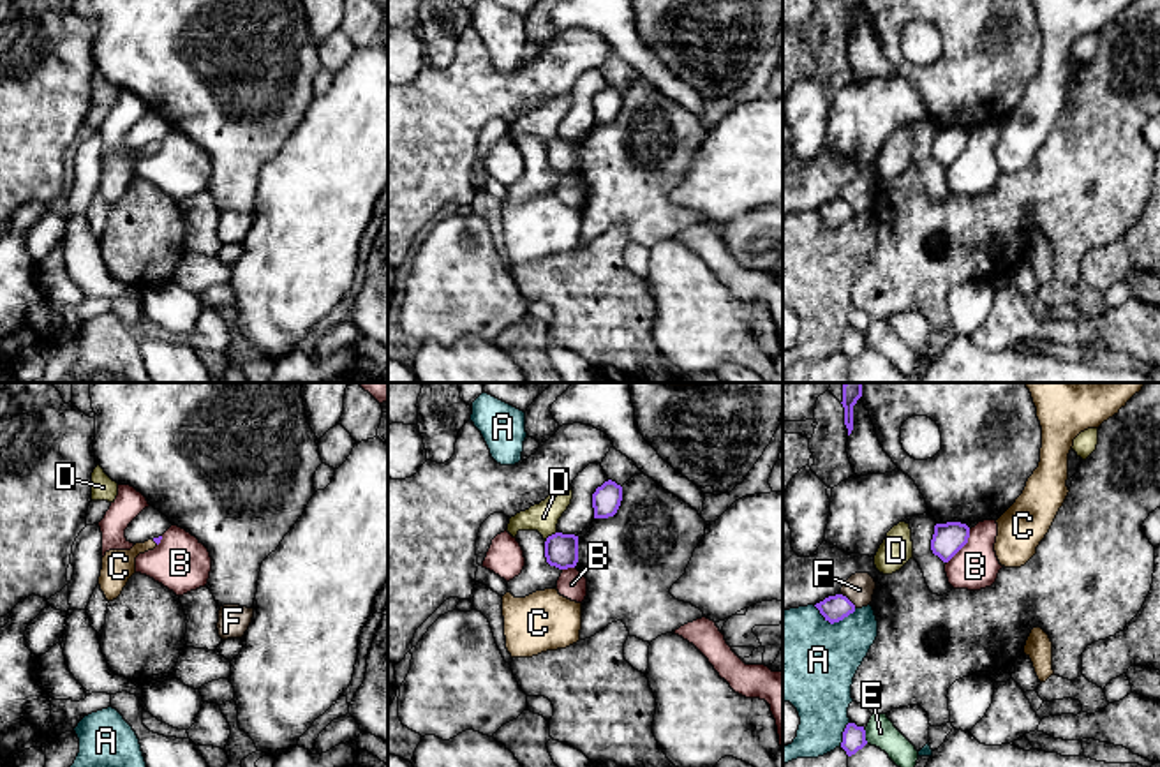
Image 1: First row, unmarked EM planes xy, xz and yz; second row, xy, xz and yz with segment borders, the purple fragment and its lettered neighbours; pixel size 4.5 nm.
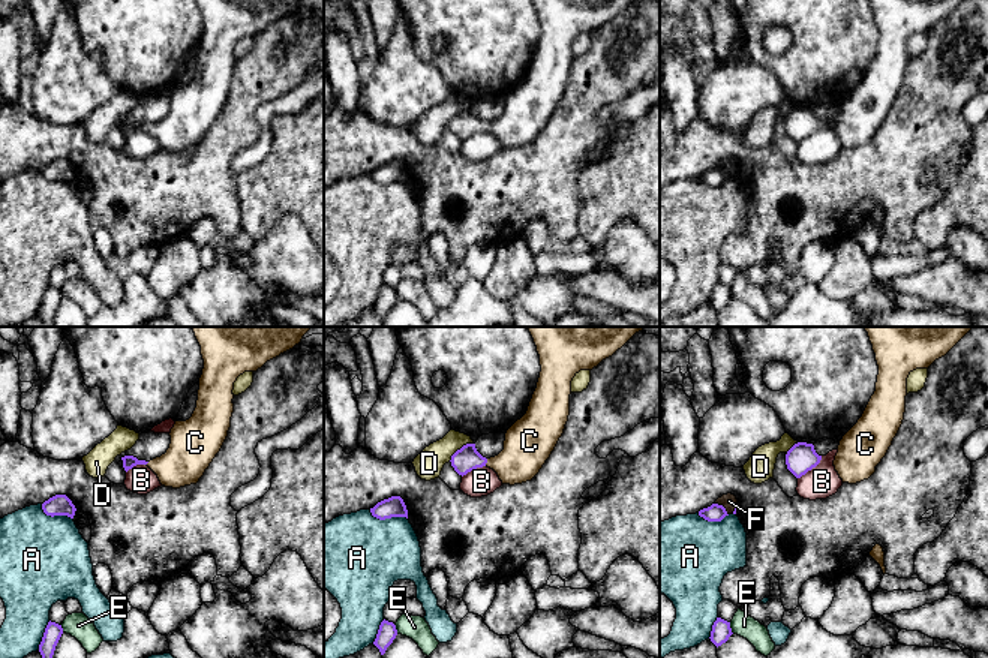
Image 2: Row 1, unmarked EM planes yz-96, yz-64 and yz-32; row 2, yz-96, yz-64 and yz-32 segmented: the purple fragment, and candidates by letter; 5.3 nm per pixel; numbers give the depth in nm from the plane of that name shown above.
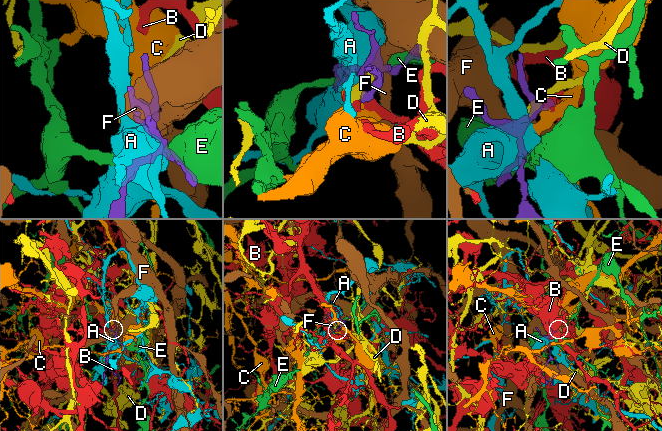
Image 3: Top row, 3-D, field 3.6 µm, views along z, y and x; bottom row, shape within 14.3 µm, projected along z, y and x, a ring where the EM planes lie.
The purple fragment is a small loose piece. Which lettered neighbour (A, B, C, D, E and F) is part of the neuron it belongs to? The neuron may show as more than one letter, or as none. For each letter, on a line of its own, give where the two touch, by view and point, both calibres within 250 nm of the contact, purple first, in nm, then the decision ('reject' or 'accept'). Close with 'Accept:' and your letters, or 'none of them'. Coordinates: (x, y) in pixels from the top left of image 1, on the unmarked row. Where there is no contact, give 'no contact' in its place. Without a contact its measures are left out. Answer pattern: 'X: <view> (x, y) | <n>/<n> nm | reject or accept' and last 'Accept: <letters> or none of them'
A: yz (834, 226) | 120/420 nm | reject
B: yz (963, 150) | 150/220 nm | reject
C: xy (156, 147) | 30/150 nm | accept
D: xz (552, 140) | 160/140 nm | reject
E: yz (864, 341) | 110/140 nm | reject
F: yz (848, 205) | 120/140 nm | reject
Accept: C

